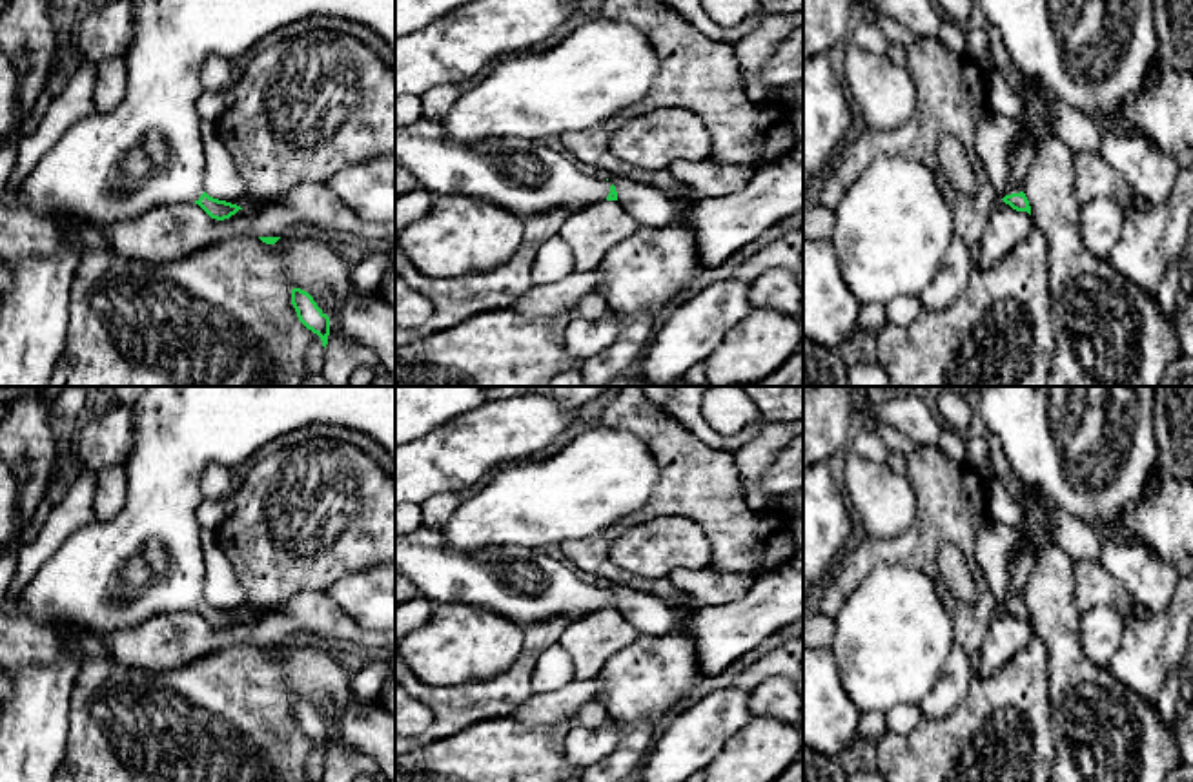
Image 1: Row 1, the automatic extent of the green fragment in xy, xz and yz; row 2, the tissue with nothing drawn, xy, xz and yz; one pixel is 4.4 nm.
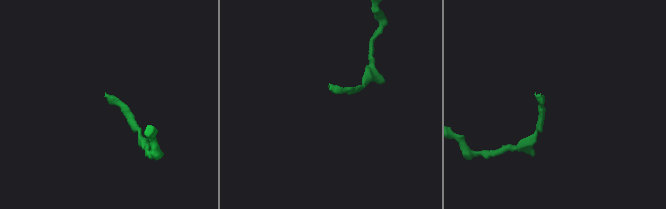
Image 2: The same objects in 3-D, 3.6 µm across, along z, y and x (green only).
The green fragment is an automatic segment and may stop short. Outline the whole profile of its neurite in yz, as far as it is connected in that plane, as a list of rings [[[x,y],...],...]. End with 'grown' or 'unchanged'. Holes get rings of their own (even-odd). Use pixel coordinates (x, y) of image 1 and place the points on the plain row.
[[[1022,505],[1024,521],[1016,529],[1024,545],[1011,560],[1011,600],[1002,607],[1016,620],[1027,620],[1031,623],[1029,609],[1024,602],[1025,585],[1036,567],[1038,554],[1055,545],[1053,530],[1047,521],[1047,514],[1036,505]]]; grown

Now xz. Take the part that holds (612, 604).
[[[419,527],[395,536],[395,572],[410,580],[432,603],[461,603],[488,609],[526,627],[552,618],[579,620],[601,609],[617,609],[605,583],[586,583],[565,561],[539,549],[497,547],[475,552],[454,550],[441,529]]]; grown

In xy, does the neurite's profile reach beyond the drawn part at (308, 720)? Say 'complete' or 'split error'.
complete

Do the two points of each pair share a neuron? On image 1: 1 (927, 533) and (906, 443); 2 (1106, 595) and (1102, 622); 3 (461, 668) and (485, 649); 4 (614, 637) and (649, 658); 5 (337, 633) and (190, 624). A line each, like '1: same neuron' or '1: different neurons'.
1: different neurons
2: different neurons
3: same neuron
4: different neurons
5: same neuron

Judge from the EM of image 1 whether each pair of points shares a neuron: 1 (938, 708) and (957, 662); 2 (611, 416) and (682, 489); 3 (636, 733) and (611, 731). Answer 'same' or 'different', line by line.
1: same
2: same
3: different

